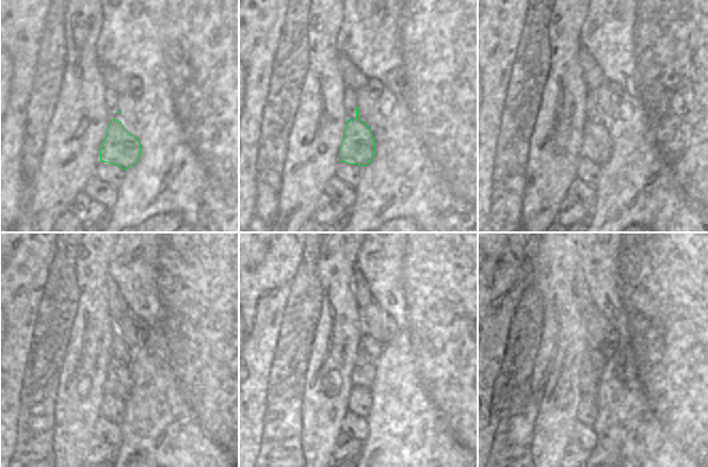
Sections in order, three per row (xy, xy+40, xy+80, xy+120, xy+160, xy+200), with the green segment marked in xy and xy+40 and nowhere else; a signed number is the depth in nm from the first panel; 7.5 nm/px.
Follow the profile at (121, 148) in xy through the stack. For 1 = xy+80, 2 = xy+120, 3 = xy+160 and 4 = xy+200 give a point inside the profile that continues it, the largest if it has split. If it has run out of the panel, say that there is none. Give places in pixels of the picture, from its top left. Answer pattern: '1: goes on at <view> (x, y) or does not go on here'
1: goes on at xy+80 (596, 146)
2: goes on at xy+120 (118, 383)
3: goes on at xy+160 (367, 350)
4: goes on at xy+200 (602, 366)

